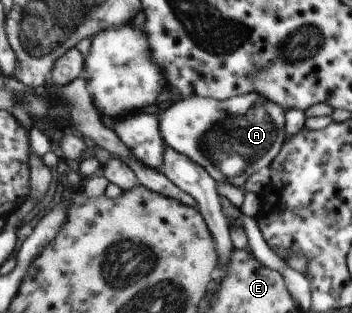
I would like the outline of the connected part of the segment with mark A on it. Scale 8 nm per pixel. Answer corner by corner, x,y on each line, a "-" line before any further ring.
257,93
221,101
192,95
189,99
173,100
166,110
156,110
159,131
166,145
201,165
217,183
228,181
221,173
219,163
235,155
243,157
245,165
253,163
253,173
270,167
283,147
285,112
281,105

